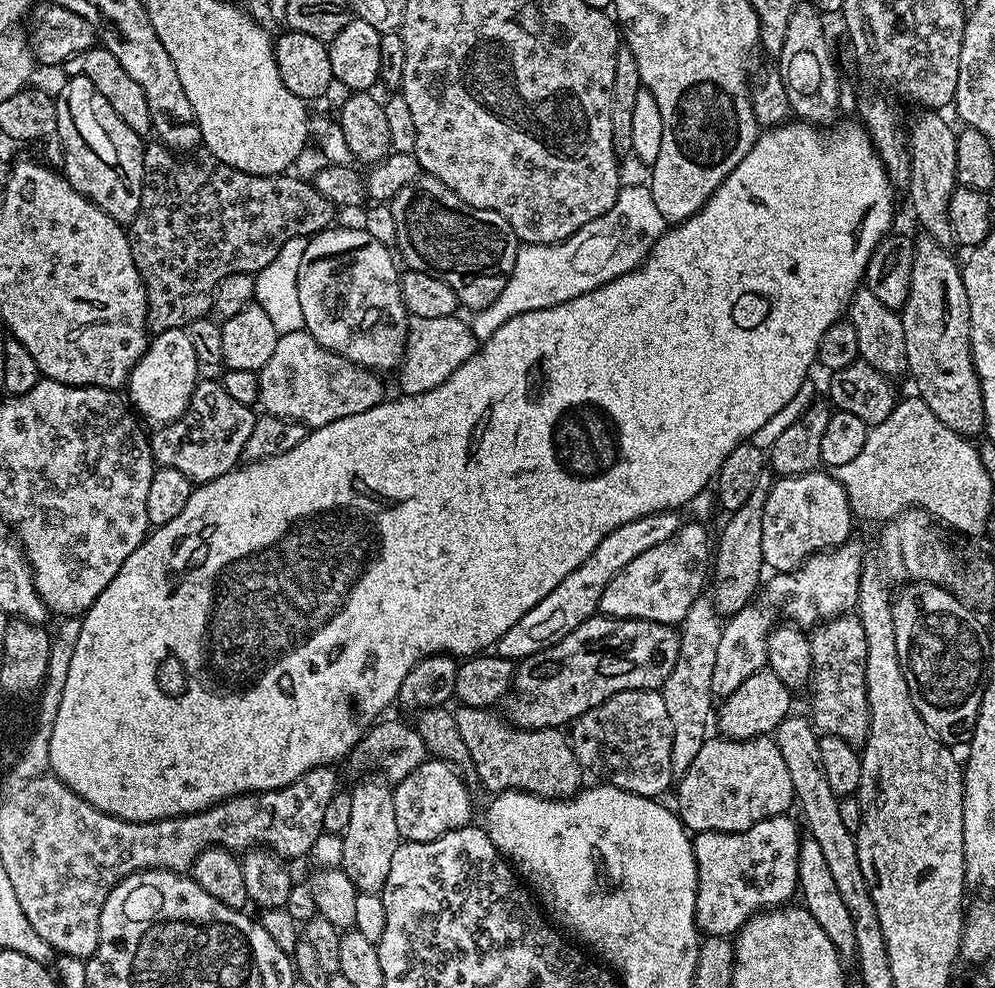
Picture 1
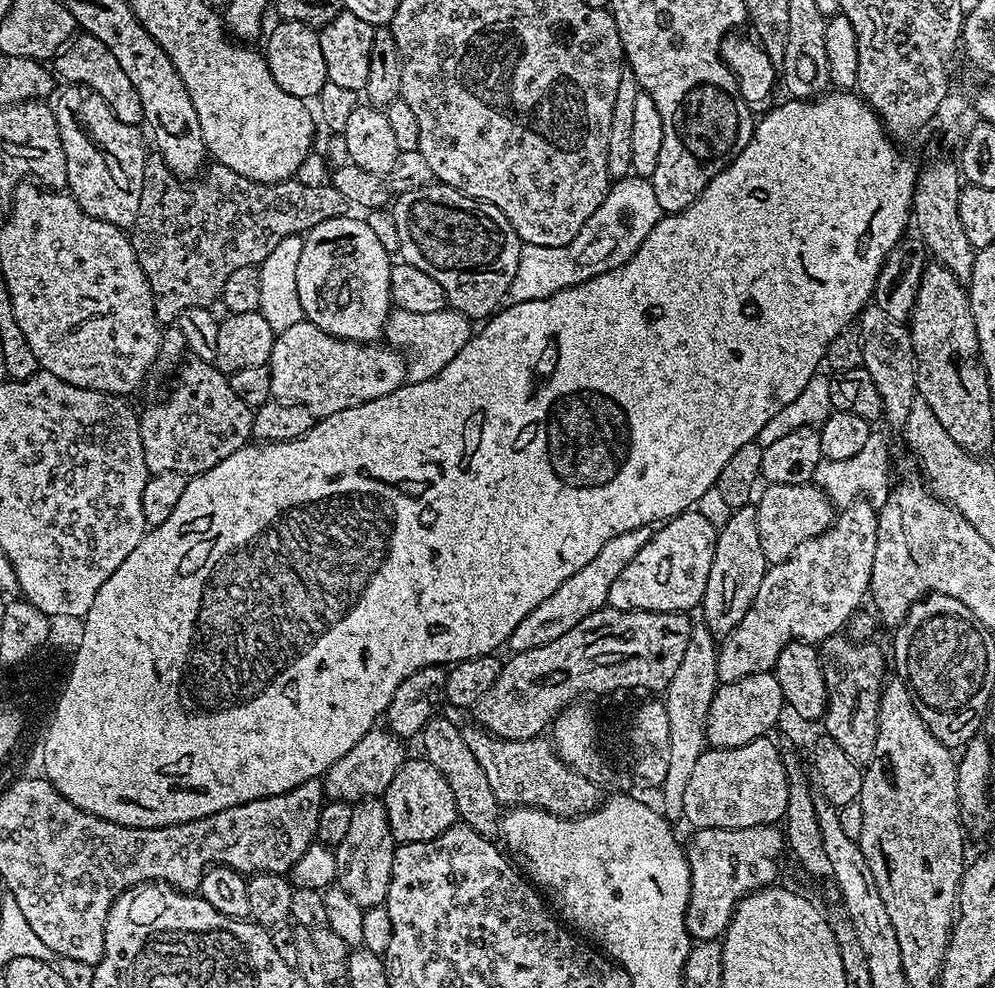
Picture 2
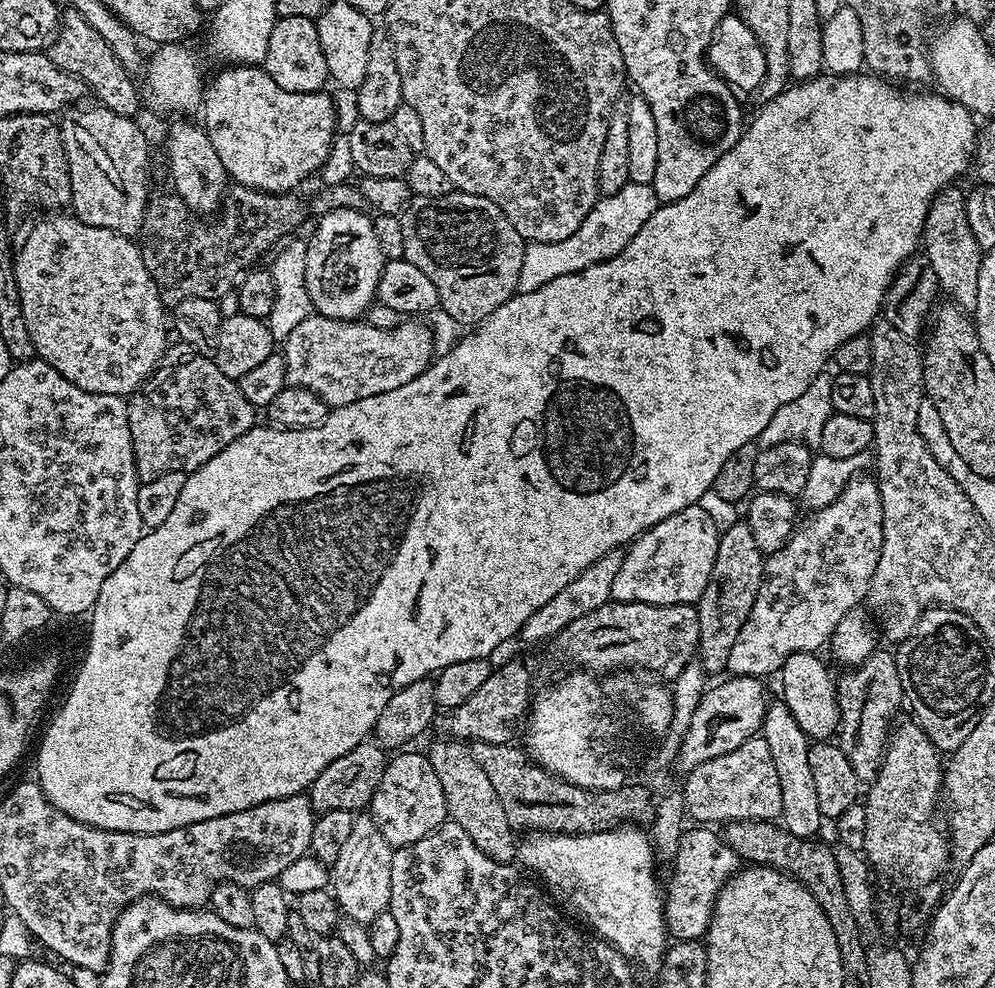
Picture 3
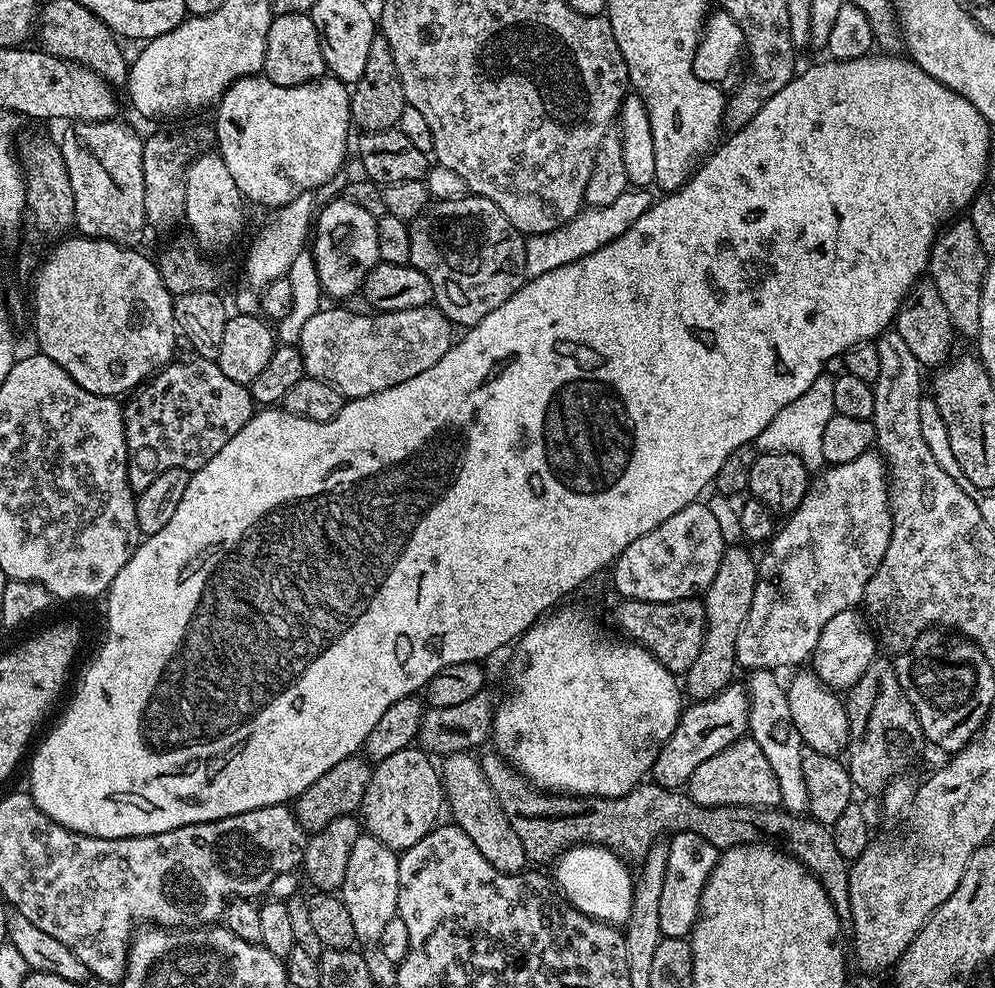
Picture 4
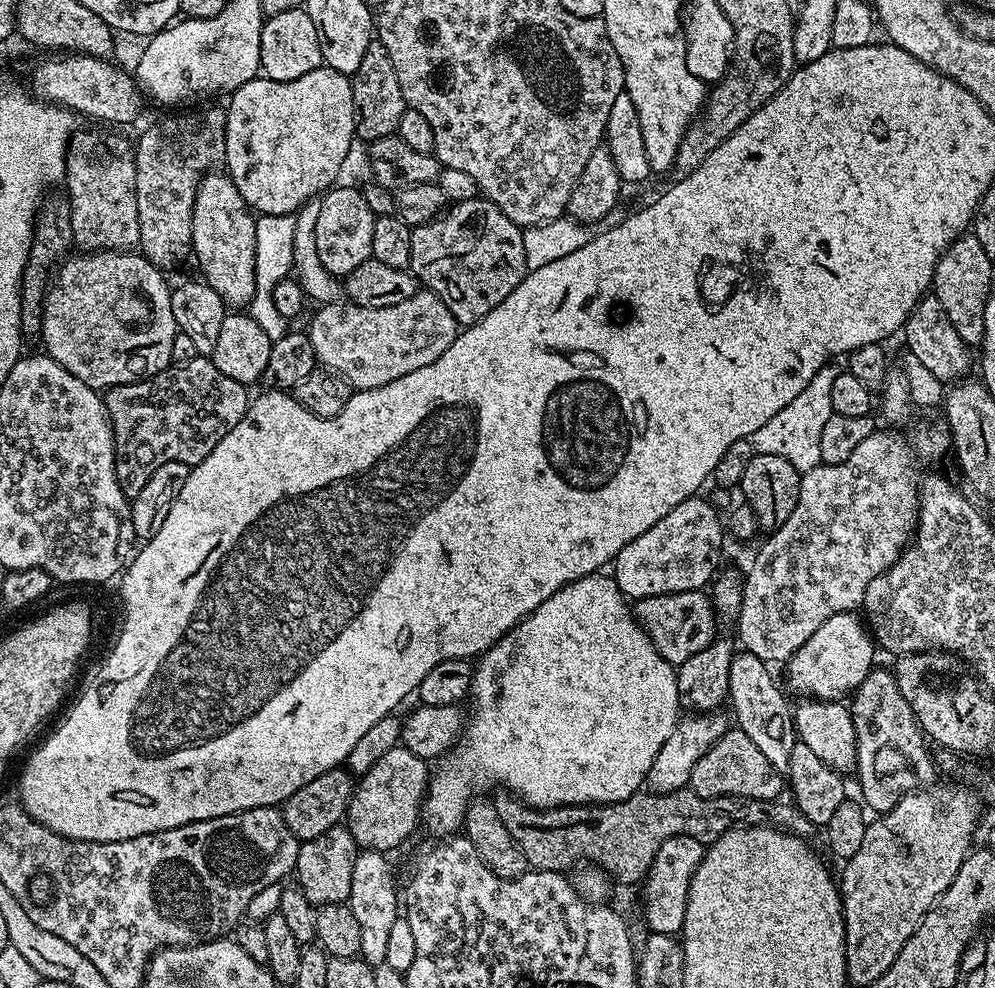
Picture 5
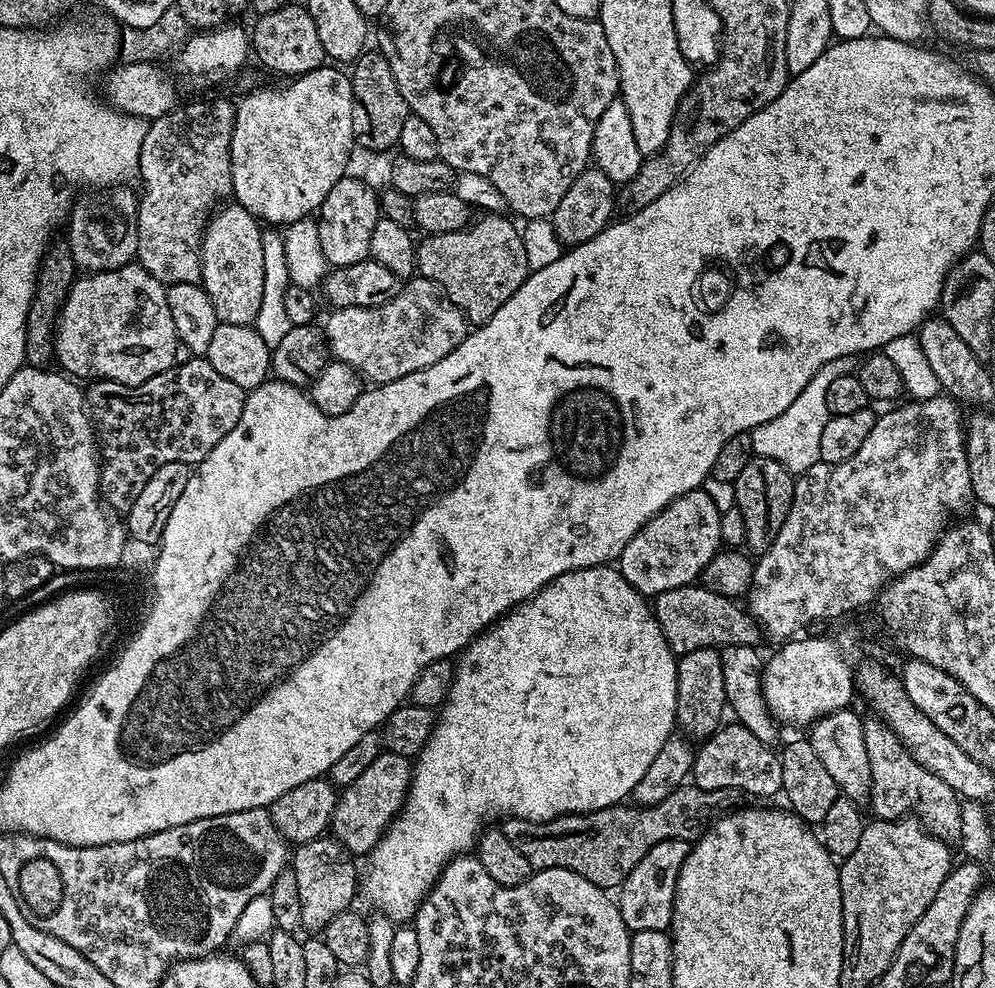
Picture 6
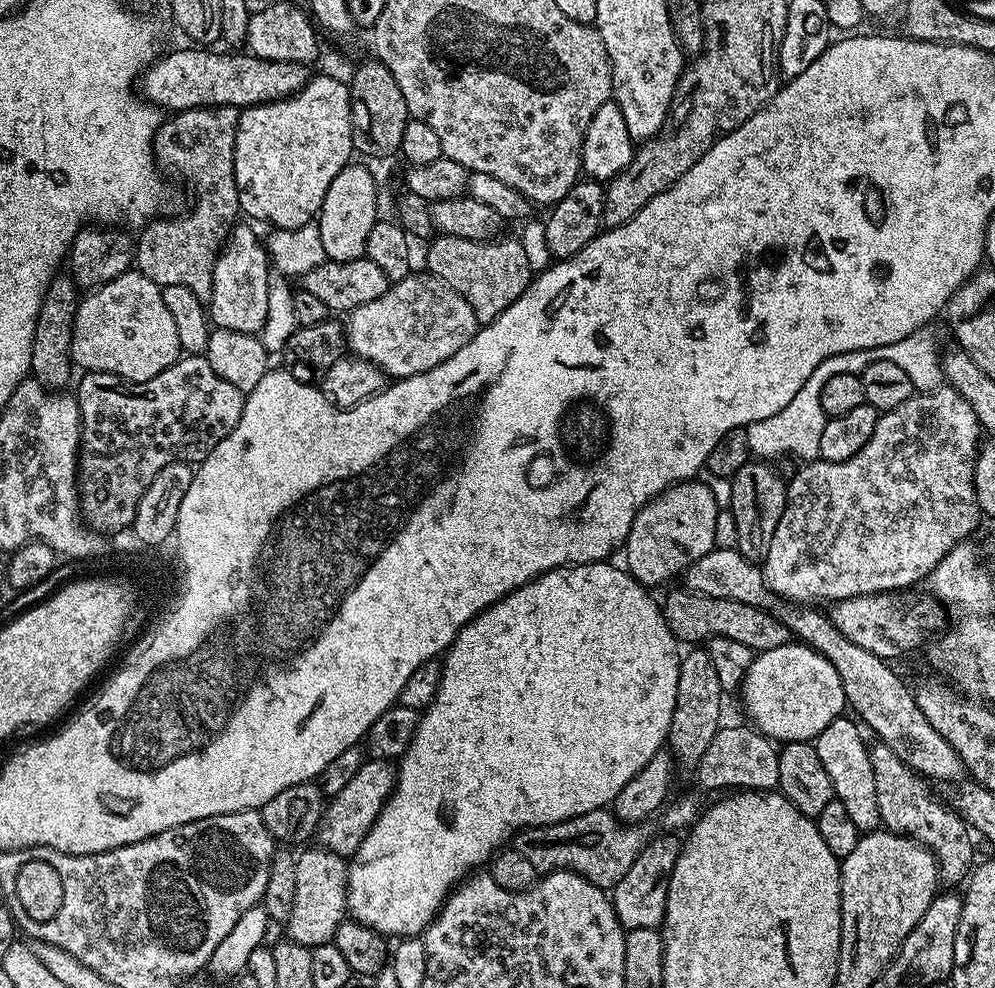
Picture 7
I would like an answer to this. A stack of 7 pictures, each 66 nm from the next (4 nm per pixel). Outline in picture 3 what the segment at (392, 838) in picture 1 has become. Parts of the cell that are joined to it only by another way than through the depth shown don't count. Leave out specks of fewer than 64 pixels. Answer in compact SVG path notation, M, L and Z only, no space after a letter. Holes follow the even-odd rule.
M366 812L357 813L353 829L330 868L330 888L339 903L341 913L347 919L367 926L378 918L378 914L387 911L392 897L393 851L372 816Z

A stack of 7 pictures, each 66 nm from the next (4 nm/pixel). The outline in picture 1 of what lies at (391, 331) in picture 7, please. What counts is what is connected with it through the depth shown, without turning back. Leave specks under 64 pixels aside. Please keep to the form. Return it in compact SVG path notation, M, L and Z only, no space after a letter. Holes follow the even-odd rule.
M307 330L278 338L270 362L259 372L259 405L267 415L294 420L309 429L321 428L338 418L362 414L385 399L384 384L371 368L364 368L326 350Z

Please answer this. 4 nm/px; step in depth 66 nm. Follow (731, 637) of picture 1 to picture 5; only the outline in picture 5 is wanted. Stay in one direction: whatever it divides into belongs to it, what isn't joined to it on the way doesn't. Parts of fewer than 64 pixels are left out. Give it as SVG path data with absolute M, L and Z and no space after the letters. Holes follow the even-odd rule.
M928 424L925 428L918 429L908 440L909 446L912 447L912 452L908 449L908 444L902 437L895 436L892 433L895 431L884 430L888 432L883 432L883 430L877 430L873 432L870 438L866 438L866 442L859 444L858 450L854 450L854 454L850 454L850 458L846 458L846 462L841 464L819 464L814 470L801 475L798 506L794 506L794 511L790 513L790 518L786 518L786 522L782 522L782 526L767 537L768 541L757 550L756 557L752 560L752 565L749 566L748 572L746 570L746 575L743 577L743 592L738 613L740 640L744 643L741 644L743 651L769 662L775 662L775 660L786 662L800 649L802 642L806 642L806 638L810 638L810 634L814 634L814 630L818 630L818 626L822 626L822 622L834 618L834 614L850 612L859 609L863 605L866 586L870 586L870 582L874 582L874 578L878 578L878 574L882 574L887 568L894 566L894 562L904 553L914 535L914 525L918 515L916 460L921 460L922 463L928 464L931 460L940 460L944 455L949 455L950 436L943 427L941 428L936 424Z

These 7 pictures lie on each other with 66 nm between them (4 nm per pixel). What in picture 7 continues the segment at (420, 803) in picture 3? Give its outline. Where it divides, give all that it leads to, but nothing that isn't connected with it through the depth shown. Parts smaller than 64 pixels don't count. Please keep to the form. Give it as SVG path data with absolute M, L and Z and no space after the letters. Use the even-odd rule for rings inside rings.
M365 759L358 774L354 774L354 778L350 778L350 782L346 782L346 786L342 786L342 790L327 801L318 829L319 847L329 848L334 854L345 858L355 856L366 834L370 834L370 826L374 826L384 804L392 797L392 791L396 788L396 770L397 765L391 759Z

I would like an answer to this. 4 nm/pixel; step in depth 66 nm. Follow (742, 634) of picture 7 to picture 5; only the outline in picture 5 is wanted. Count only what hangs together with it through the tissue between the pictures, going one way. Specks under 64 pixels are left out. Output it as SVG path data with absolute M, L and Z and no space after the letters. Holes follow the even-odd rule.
M707 591L675 592L635 601L636 620L654 642L658 654L674 666L686 662L691 655L704 650L717 639L716 619L718 613Z

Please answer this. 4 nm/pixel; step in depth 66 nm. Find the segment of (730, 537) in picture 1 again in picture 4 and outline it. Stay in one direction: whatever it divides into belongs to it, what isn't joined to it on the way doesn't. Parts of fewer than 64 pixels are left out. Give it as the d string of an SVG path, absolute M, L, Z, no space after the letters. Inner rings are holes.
M743 545L725 547L722 562L706 592L703 593L702 603L706 614L706 630L703 634L702 649L694 662L684 673L684 688L692 696L691 699L708 700L716 696L733 681L734 670L737 671L737 640L746 614L749 613L750 603L753 602L754 586L757 580L758 564L755 557L744 549Z

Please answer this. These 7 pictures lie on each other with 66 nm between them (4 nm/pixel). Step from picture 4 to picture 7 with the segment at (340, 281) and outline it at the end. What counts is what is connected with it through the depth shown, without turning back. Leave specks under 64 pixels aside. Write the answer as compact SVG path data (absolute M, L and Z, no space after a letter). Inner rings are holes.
M349 162L338 174L338 178L330 182L330 190L326 190L326 198L320 207L318 223L322 234L322 250L328 260L350 262L361 259L366 250L366 240L370 238L370 230L378 219L376 213L378 184L363 163L356 163Z

